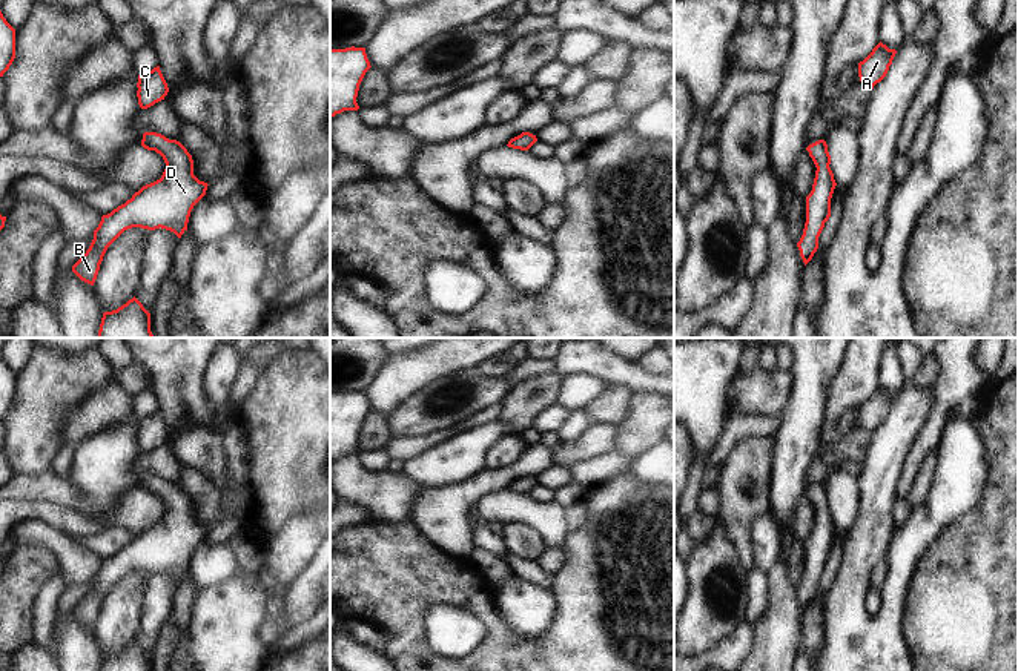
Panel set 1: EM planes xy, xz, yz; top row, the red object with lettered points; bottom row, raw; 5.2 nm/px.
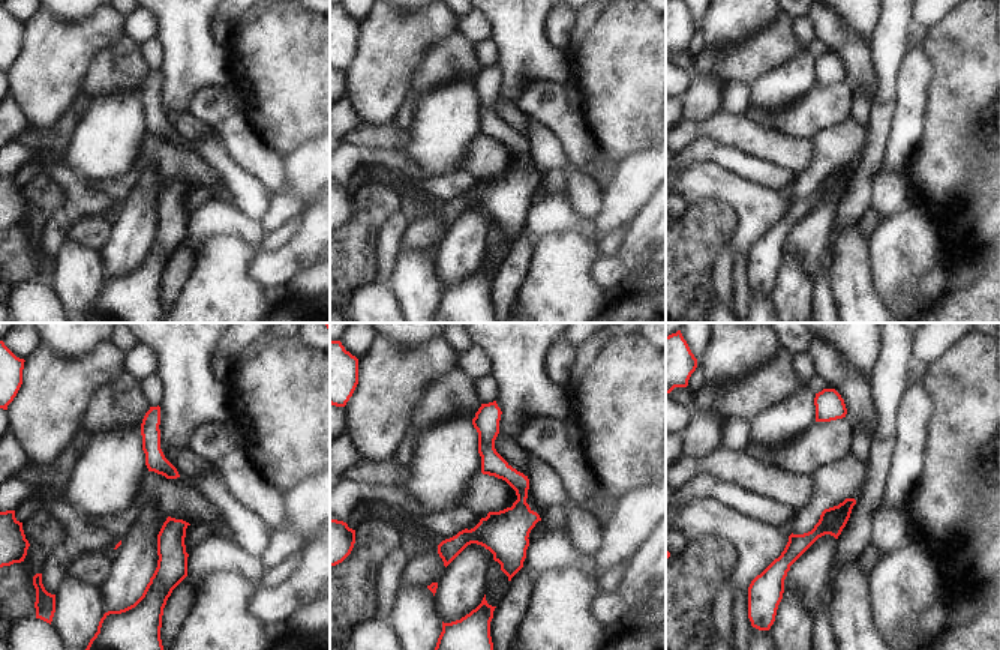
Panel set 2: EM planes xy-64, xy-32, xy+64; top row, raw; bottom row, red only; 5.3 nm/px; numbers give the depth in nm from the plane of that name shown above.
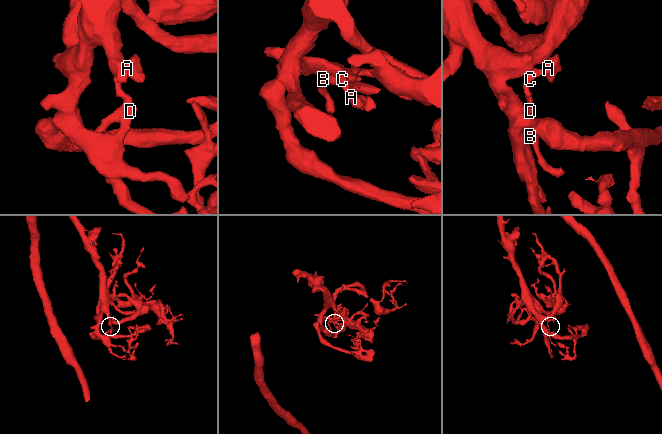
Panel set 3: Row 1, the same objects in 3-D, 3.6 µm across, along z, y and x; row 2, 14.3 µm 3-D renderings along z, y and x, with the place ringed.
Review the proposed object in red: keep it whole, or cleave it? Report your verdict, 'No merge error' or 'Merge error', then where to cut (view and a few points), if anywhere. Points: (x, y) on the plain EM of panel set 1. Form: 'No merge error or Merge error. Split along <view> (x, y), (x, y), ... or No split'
No merge error. No split.

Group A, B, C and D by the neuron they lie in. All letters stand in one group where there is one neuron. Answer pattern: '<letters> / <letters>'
A B C D

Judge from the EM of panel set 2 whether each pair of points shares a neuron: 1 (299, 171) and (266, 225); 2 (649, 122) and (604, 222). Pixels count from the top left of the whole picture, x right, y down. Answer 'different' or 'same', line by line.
1: same
2: different

